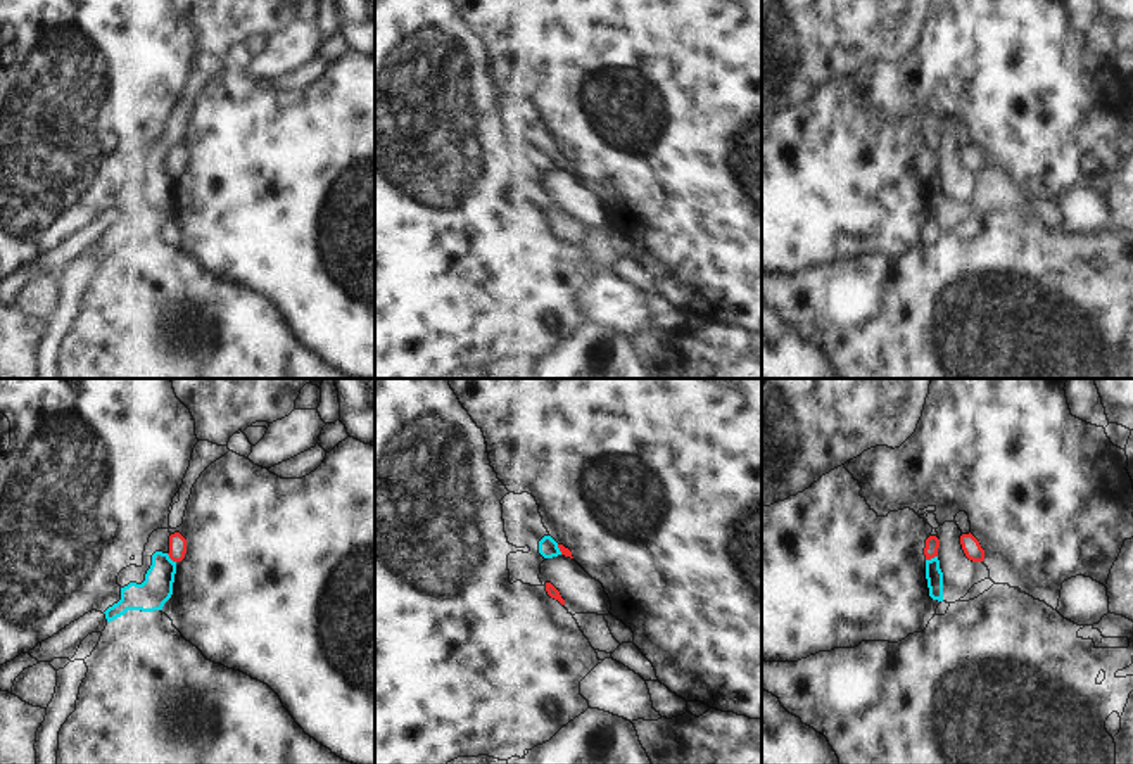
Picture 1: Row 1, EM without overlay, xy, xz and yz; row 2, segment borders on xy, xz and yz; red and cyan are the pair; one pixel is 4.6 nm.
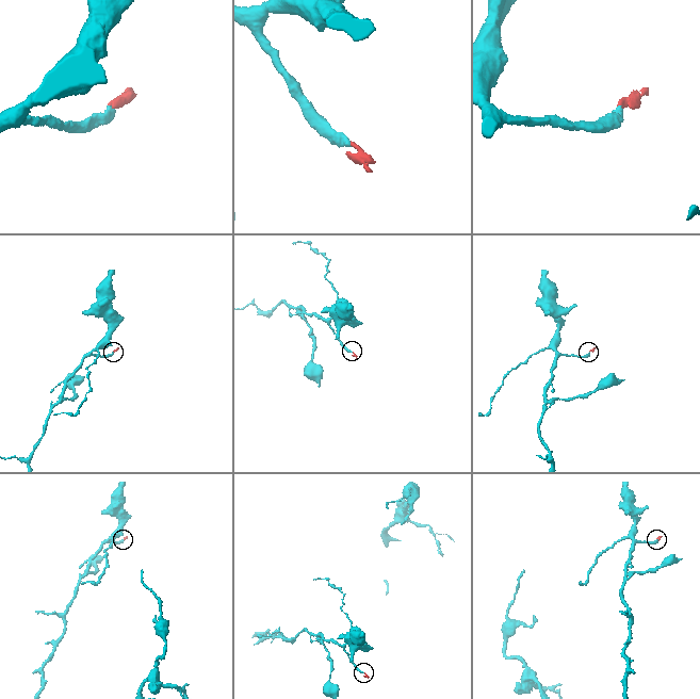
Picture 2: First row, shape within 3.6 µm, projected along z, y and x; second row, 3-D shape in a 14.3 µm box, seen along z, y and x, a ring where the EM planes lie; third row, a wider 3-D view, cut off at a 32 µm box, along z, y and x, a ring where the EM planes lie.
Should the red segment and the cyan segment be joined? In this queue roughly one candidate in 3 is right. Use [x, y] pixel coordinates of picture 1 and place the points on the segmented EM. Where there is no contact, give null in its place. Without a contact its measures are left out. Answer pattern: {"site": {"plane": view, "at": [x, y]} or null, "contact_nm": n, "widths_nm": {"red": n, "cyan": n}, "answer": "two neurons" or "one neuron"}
{"site": {"plane": "yz", "at": [931, 557]}, "contact_nm": 60, "widths_nm": {"red": 60, "cyan": 80}, "answer": "two neurons"}

